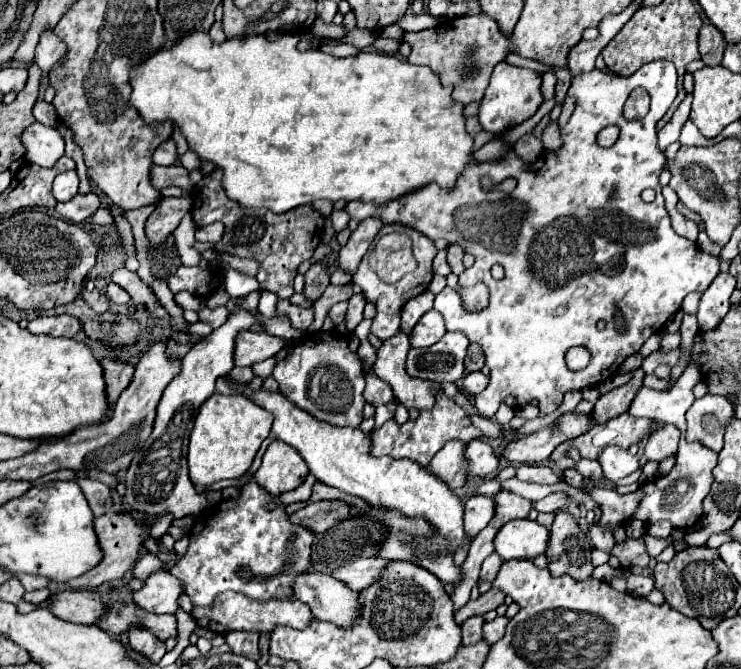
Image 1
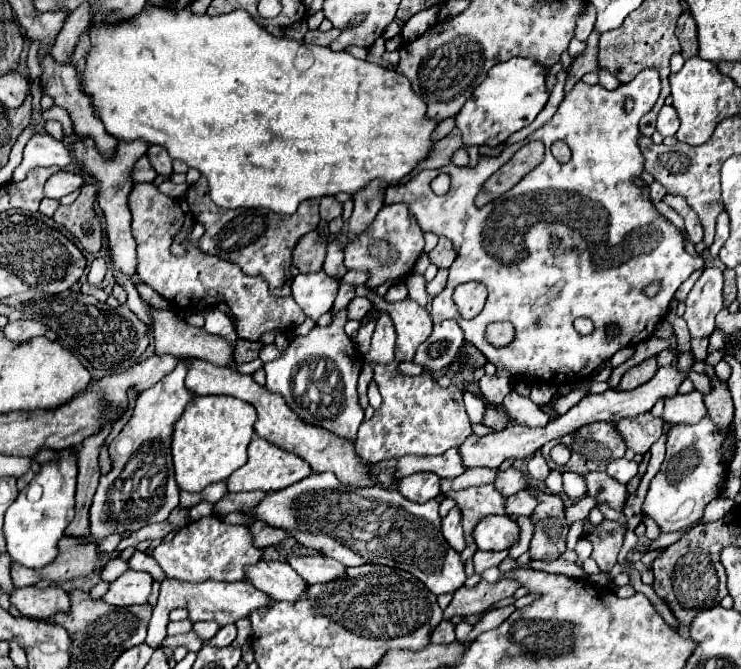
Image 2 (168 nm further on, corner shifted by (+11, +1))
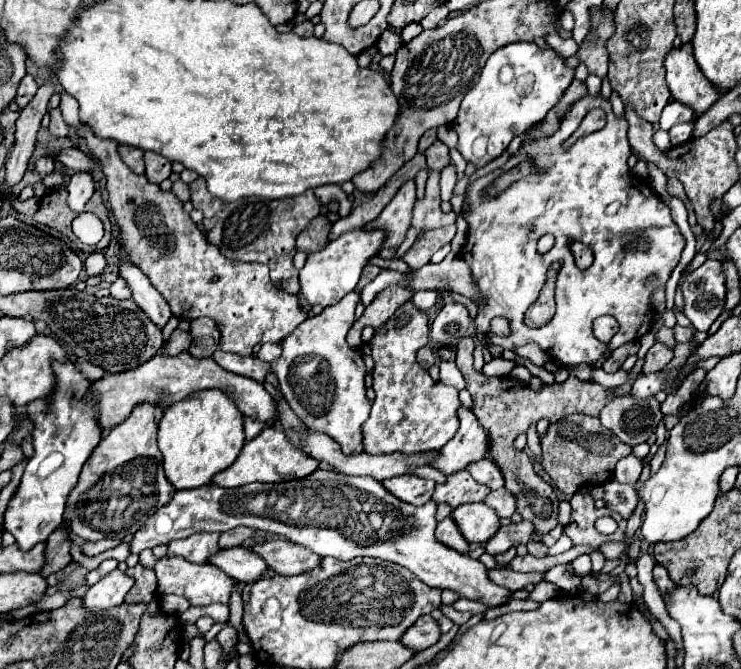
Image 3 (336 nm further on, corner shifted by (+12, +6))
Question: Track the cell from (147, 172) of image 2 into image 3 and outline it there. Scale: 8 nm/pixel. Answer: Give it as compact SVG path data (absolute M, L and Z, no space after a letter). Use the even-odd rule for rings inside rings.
M118 146L118 154L124 160L124 164L136 172L136 174L144 174L144 152L140 148L132 148L132 146Z

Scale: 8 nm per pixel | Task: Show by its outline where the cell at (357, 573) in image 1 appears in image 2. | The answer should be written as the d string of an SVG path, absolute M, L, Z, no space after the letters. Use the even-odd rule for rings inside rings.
M291 557L287 561L309 585L321 585L329 583L341 573L345 573L345 565L339 561L333 561L329 557Z

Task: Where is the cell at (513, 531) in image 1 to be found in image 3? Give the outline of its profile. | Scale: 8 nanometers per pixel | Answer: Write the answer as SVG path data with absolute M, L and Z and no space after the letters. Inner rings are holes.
M464 504L460 508L452 510L452 520L456 522L460 534L472 544L472 542L486 542L490 540L498 528L500 528L500 518L496 512L486 506L486 504Z

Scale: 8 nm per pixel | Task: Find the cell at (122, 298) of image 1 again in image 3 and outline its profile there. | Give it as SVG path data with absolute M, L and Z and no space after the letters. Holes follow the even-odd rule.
M118 276L114 282L112 282L112 286L110 286L110 296L112 298L130 298L132 296L132 290L128 288L128 284Z

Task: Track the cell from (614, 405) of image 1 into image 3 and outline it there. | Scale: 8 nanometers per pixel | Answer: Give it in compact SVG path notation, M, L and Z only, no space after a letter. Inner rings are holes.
M656 342L652 348L650 348L650 352L646 354L646 364L644 364L644 372L646 374L650 374L650 372L658 372L658 370L662 370L670 360L672 360L672 348L668 348L666 344L662 344L662 342Z

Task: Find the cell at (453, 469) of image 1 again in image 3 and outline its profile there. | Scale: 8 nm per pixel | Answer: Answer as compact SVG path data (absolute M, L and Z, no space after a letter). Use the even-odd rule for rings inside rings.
M402 474L402 476L392 476L392 478L384 480L382 486L388 492L392 492L394 496L398 496L400 500L420 506L432 498L436 482L426 480L426 478L418 478L412 474Z

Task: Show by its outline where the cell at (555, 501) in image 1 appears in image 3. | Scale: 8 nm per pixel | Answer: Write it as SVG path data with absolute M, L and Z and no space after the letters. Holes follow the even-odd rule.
M506 488L490 492L484 498L484 504L494 508L500 518L510 518L516 512L516 500L514 500L514 496L510 492L506 492Z

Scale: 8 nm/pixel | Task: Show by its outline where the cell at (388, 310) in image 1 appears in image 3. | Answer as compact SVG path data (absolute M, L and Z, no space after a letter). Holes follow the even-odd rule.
M406 180L394 198L386 204L382 214L370 222L370 228L384 228L388 232L388 238L384 242L384 248L400 246L406 238L406 232L410 228L410 218L412 218L412 206L416 202L416 186L414 180Z

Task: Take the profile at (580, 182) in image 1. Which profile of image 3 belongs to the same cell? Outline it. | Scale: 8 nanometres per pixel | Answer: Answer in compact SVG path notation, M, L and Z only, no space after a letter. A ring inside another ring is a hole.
M588 94L568 110L556 134L536 142L526 142L520 146L518 154L508 160L508 164L484 178L478 178L470 186L466 194L470 206L468 212L462 214L468 222L468 240L464 244L462 258L470 264L472 276L484 294L484 304L478 306L474 324L478 332L488 334L490 344L514 350L532 340L538 342L554 362L576 366L592 364L606 352L606 346L592 334L592 322L598 316L610 314L620 324L608 344L610 350L616 350L626 342L634 342L650 330L656 314L650 304L650 294L654 288L662 288L662 282L670 278L686 240L674 224L670 208L654 196L652 186L630 174L626 160L632 150L626 132L626 118L616 118L610 102L602 96L592 98ZM594 108L602 108L606 112L606 126L578 138L570 148L564 148L564 142L574 134L582 118ZM526 160L544 172L530 172L526 180L512 182L496 198L482 198L486 186ZM544 234L552 234L556 244L548 254L540 256L536 242ZM572 242L582 242L594 252L594 264L584 272L574 264L574 256L570 252ZM554 260L562 260L556 280L556 314L540 328L526 328L522 322L524 312L536 302L546 280L546 270ZM652 276L656 276L656 280L646 284ZM496 316L508 320L508 336L496 336L490 332L490 320Z

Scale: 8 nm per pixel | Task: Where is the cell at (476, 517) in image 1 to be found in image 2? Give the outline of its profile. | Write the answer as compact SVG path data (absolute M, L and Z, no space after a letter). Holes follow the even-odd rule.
M453 507L449 511L449 515L443 519L443 537L445 541L457 551L461 553L465 549L465 539L463 539L463 529L461 529L461 509Z

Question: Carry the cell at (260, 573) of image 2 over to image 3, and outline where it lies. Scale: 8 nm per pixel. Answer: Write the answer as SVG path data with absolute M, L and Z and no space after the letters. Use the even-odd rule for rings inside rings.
M238 546L238 548L224 548L222 552L216 552L210 560L212 566L218 566L222 572L232 576L232 580L238 582L256 582L266 572L266 562L256 556L250 548Z

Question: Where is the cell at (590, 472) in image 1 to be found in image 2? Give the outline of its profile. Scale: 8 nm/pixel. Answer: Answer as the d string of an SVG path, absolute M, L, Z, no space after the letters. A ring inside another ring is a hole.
M583 473L581 475L587 485L587 495L595 497L597 501L609 503L613 509L623 509L627 499L627 489L619 481L613 481L607 473Z

